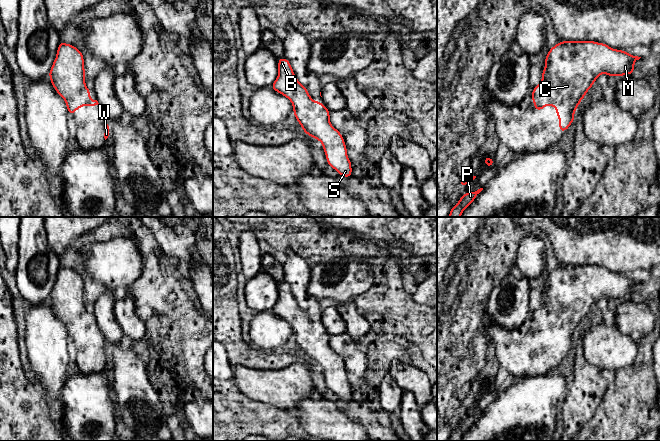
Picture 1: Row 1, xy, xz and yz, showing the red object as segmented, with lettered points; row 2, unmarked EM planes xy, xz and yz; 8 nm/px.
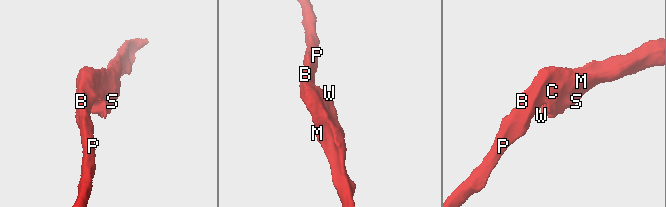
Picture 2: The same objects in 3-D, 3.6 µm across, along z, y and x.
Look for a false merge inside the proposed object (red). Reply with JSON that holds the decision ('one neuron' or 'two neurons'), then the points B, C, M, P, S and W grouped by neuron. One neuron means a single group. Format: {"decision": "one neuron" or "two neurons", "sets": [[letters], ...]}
{"decision": "one neuron", "sets": [["B", "C", "M", "P", "S", "W"]]}

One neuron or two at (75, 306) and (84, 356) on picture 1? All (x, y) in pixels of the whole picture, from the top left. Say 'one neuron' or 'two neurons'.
one neuron

